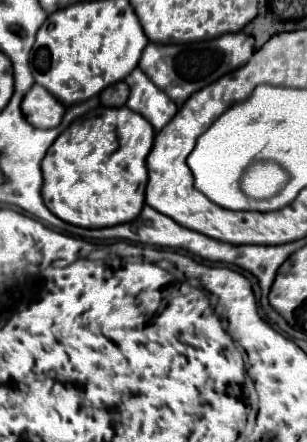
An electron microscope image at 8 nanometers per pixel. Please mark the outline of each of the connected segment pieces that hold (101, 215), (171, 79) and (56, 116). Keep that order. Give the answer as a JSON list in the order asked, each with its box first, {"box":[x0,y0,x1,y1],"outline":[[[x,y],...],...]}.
[{"box":[42,107,156,229],"outline":[[[96,107],[66,127],[42,159],[42,199],[66,223],[100,229],[130,223],[144,205],[146,157],[156,131],[128,107]]]},{"box":[138,33,254,107],"outline":[[[226,33],[222,37],[210,39],[210,41],[198,41],[198,43],[186,43],[186,45],[156,45],[148,43],[138,67],[158,85],[178,107],[184,105],[184,101],[196,93],[198,89],[214,83],[216,79],[224,77],[226,73],[242,67],[250,57],[254,55],[254,37],[246,33]]]},{"box":[22,85,64,129],"outline":[[[34,85],[22,101],[22,113],[26,121],[40,129],[58,127],[64,111],[64,105],[52,93],[42,89],[42,85]]]}]

